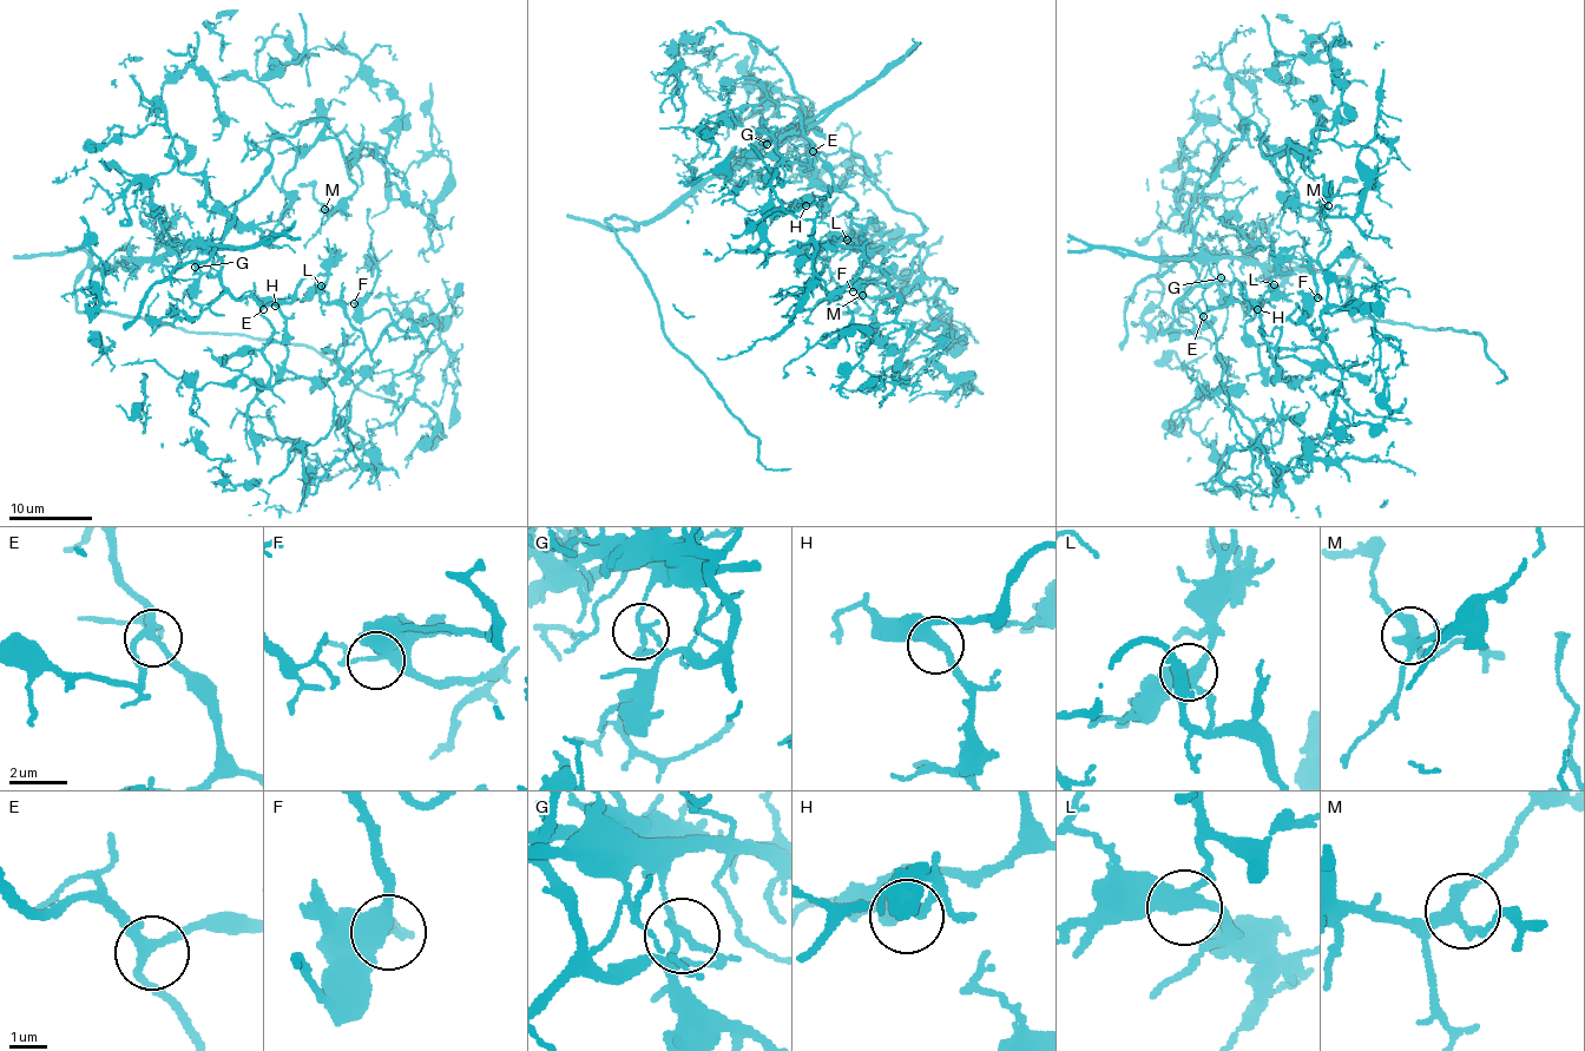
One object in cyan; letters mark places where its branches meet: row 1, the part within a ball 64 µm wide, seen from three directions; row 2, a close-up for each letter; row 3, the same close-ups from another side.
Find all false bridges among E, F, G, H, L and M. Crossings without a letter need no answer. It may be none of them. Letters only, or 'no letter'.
G

